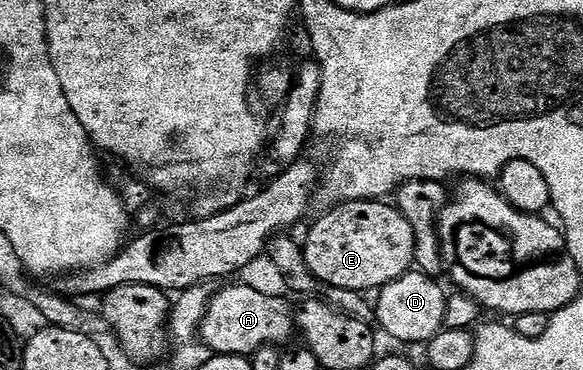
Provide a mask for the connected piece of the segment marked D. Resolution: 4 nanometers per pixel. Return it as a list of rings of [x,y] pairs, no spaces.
[[[410,270],[398,280],[392,280],[376,293],[377,320],[381,323],[380,331],[393,340],[402,340],[405,344],[420,344],[433,339],[445,328],[445,298],[446,289],[437,285],[438,281],[432,276],[425,275],[420,270]]]

